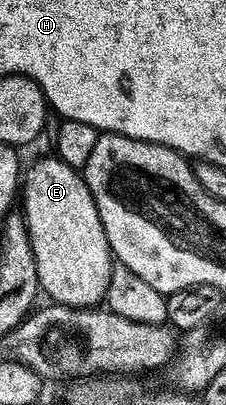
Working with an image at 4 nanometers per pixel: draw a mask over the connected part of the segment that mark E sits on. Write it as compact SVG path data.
M48 154L28 172L26 169L21 208L22 204L38 287L43 287L54 303L68 304L71 308L90 310L102 305L107 298L113 257L87 181L58 156Z

